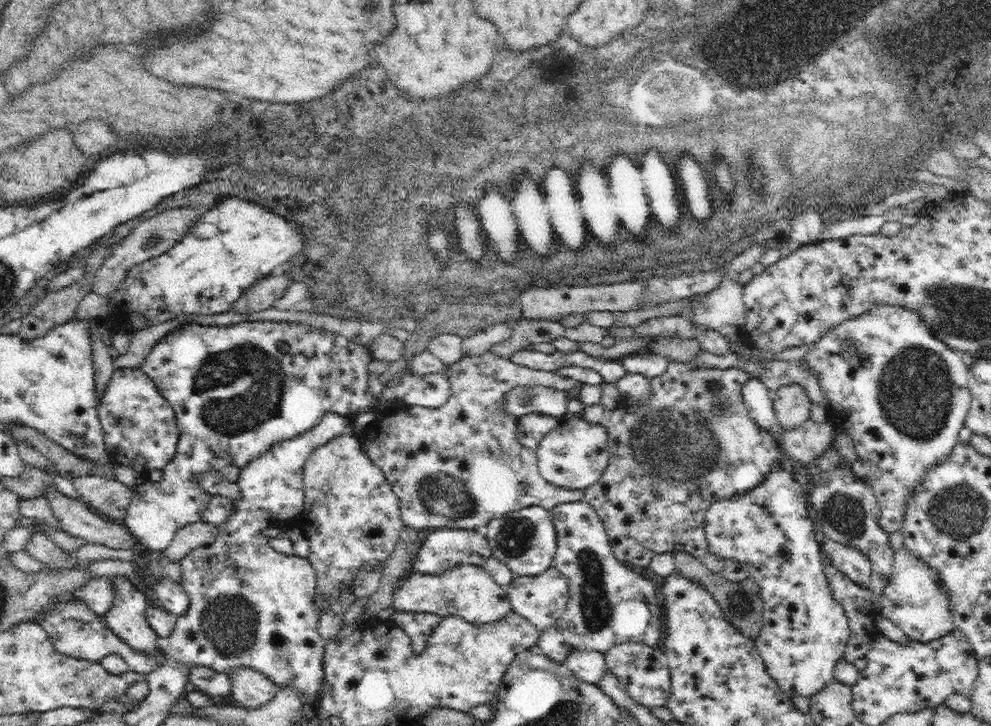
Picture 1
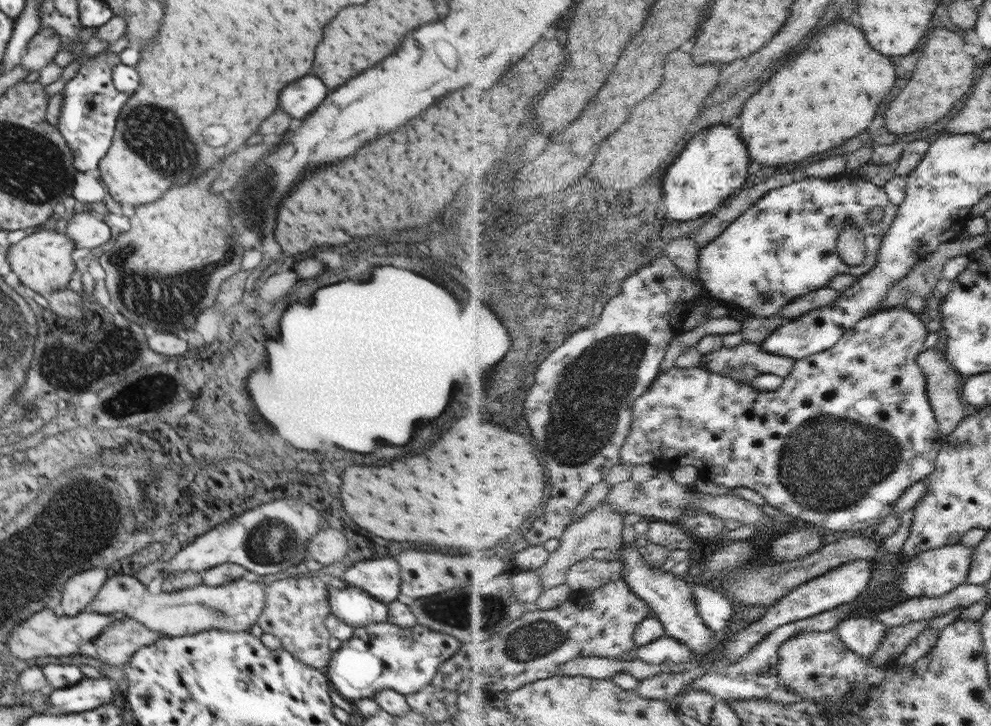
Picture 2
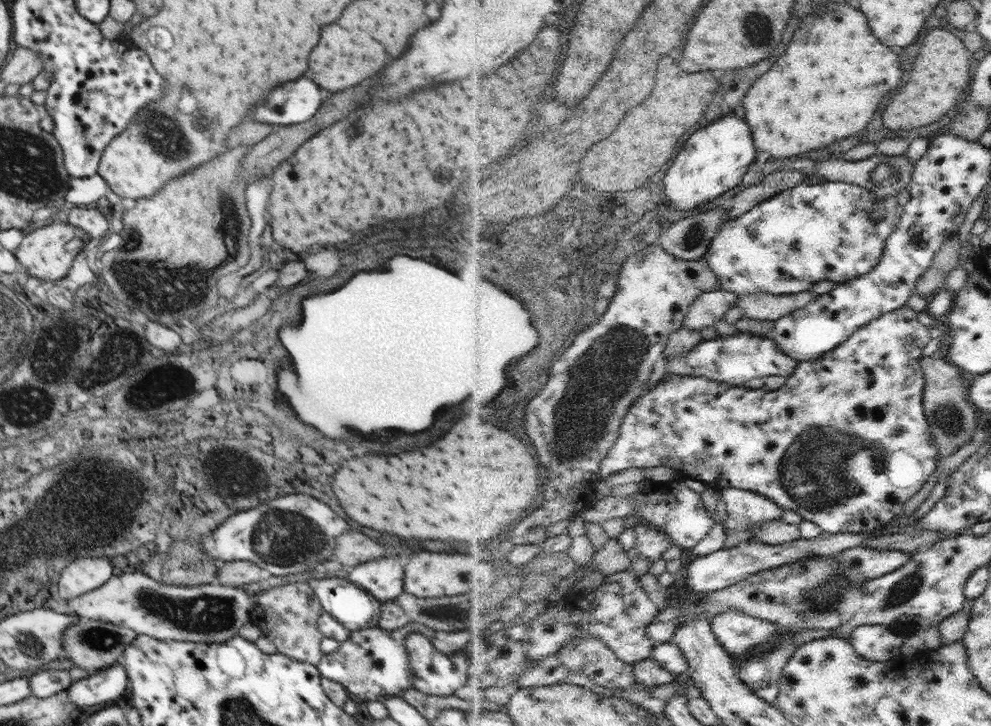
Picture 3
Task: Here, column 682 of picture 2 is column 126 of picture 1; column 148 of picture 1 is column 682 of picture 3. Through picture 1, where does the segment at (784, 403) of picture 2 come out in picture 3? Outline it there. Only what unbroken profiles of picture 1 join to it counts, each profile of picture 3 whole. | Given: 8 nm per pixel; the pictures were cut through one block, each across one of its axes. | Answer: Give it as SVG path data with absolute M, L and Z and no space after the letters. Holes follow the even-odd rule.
M906 305L874 319L869 325L863 326L856 334L853 334L850 340L843 342L836 350L826 353L824 357L801 361L797 372L789 377L784 388L767 391L752 390L747 385L734 386L706 377L673 374L667 380L662 379L660 383L651 386L648 393L633 404L622 425L621 437L606 457L600 472L603 473L603 478L607 479L615 472L628 470L628 468L656 468L656 466L670 465L674 469L684 470L690 478L700 479L708 486L721 491L738 487L765 494L786 510L794 510L804 519L815 522L826 533L880 532L884 534L884 530L893 524L897 516L905 512L909 500L912 500L924 488L925 482L936 472L938 458L940 458L940 445L934 437L932 428L928 427L926 416L922 412L922 388L925 385L925 378L920 368L920 356L928 340L931 340L928 328L916 320L914 308Z

